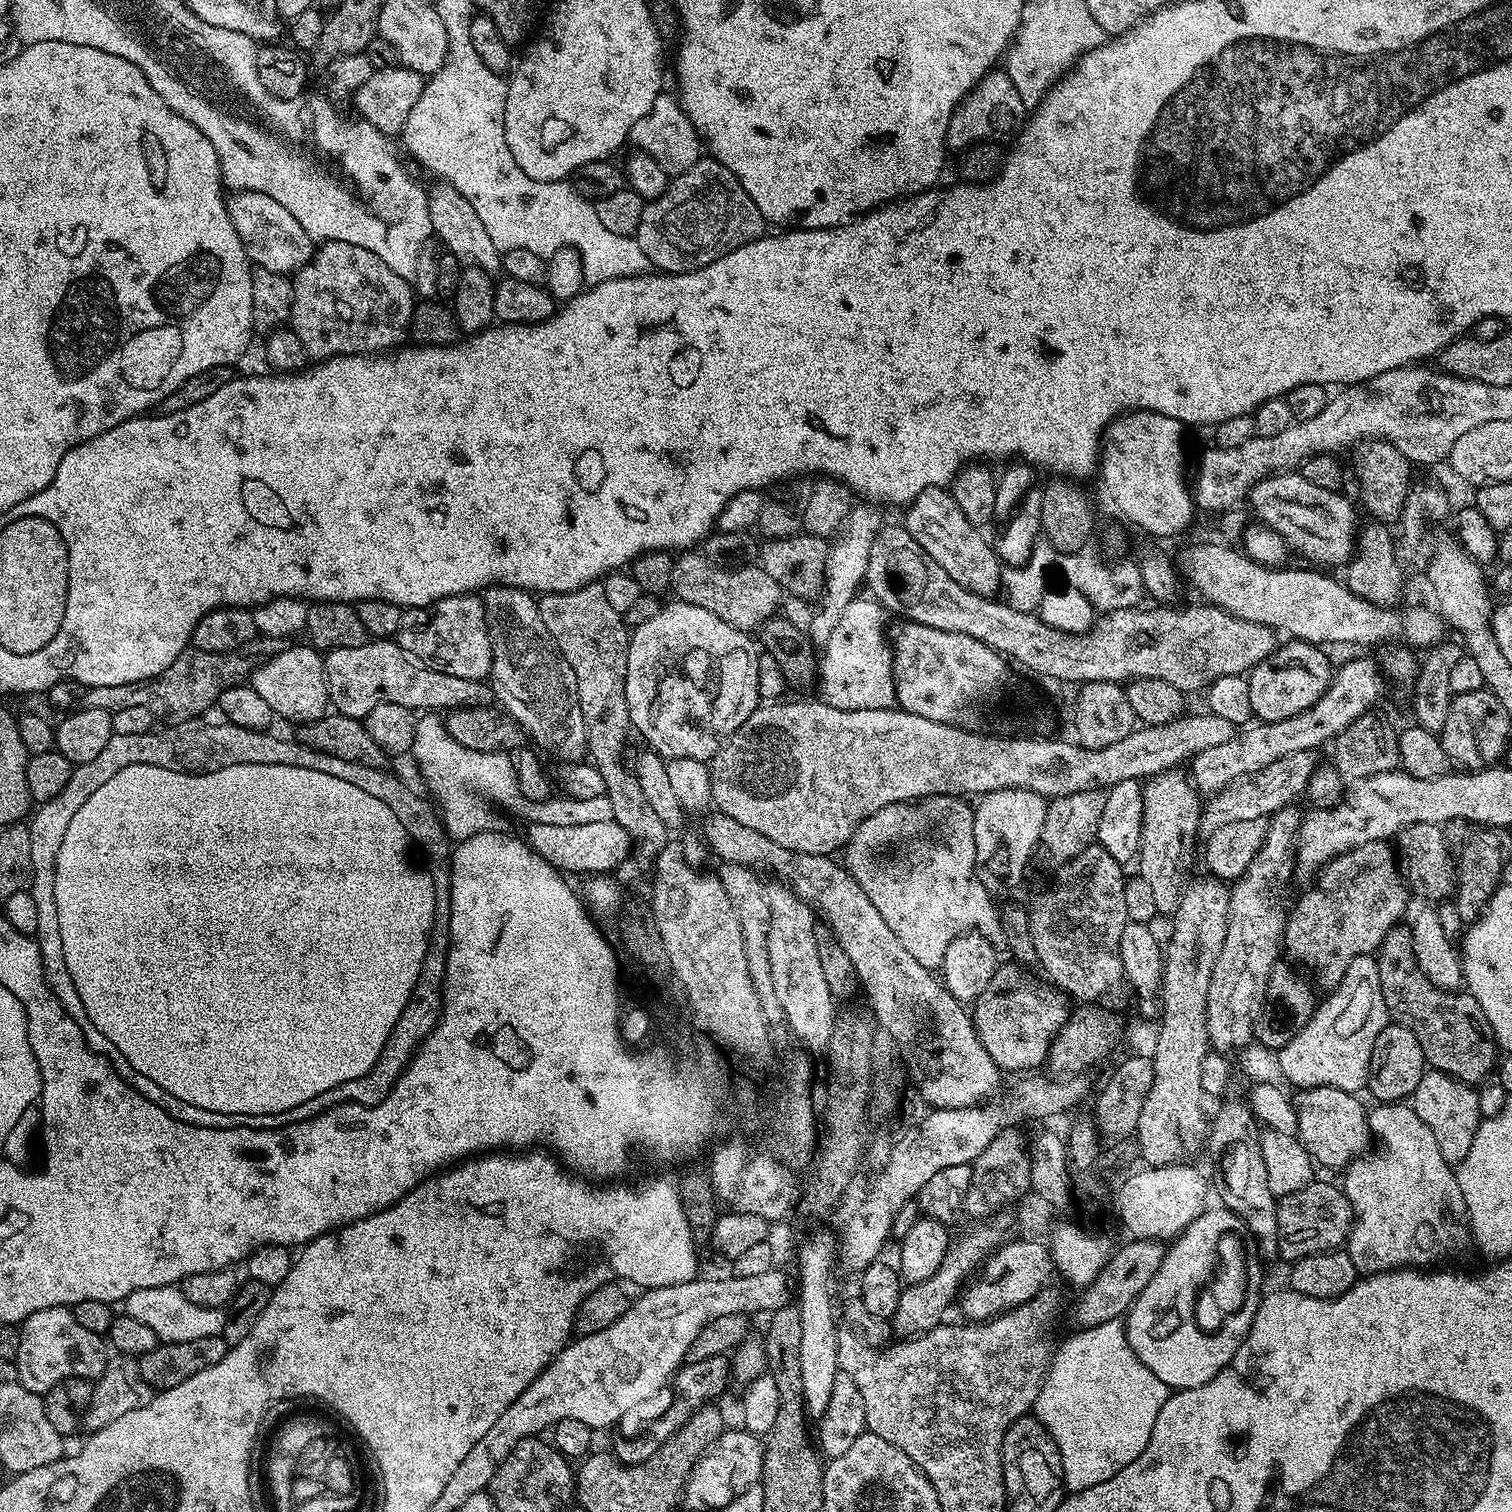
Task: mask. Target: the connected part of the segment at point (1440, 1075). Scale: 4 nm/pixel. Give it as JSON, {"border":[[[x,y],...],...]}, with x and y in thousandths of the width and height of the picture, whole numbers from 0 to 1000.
{"border":[[[944,708],[933,726],[935,737],[938,737],[938,739],[946,745],[948,753],[951,753],[951,761],[954,761],[954,766],[956,766],[956,769],[961,771],[966,771],[970,766],[980,740],[979,725],[976,722],[974,718],[962,714],[955,709]]]}

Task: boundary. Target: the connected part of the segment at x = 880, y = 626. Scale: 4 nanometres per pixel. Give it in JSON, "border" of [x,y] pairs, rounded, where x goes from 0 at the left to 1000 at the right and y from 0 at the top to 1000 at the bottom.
{"border":[[[567,396],[562,398],[560,403],[556,405],[554,409],[554,414],[552,414],[552,419],[549,419],[549,422],[544,427],[544,433],[541,437],[541,458],[542,462],[544,463],[546,466],[552,467],[554,470],[581,470],[581,468],[591,468],[593,468],[593,464],[593,454],[591,454],[591,446],[590,445],[590,427],[588,421],[586,420],[586,415],[585,418],[585,407],[586,408],[586,403],[580,397],[576,396]]]}

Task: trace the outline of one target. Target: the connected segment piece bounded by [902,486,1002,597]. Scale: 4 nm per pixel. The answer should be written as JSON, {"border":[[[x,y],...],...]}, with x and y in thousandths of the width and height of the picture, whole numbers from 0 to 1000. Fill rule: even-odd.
{"border":[[[626,322],[610,324],[610,327],[603,330],[597,339],[597,349],[602,353],[602,356],[604,356],[604,358],[607,358],[607,361],[610,361],[610,364],[612,364],[612,366],[615,366],[615,369],[618,369],[618,372],[620,372],[620,374],[623,374],[623,377],[631,382],[631,385],[639,388],[639,390],[646,392],[647,394],[658,395],[661,389],[662,391],[663,371],[659,363],[656,362],[654,355],[651,355],[648,353],[650,351],[643,347],[639,340],[636,340],[634,332]]]}

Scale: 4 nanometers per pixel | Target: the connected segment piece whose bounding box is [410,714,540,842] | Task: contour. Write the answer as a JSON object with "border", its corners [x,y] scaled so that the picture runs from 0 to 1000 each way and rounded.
{"border":[[[280,472],[276,476],[271,500],[275,502],[278,513],[286,523],[285,528],[290,536],[294,549],[300,556],[304,557],[321,550],[321,545],[317,543],[317,526],[342,537],[345,541],[357,537],[357,531],[352,531],[344,524],[342,506],[335,497],[310,495],[298,487],[294,477],[288,474],[290,473]]]}

